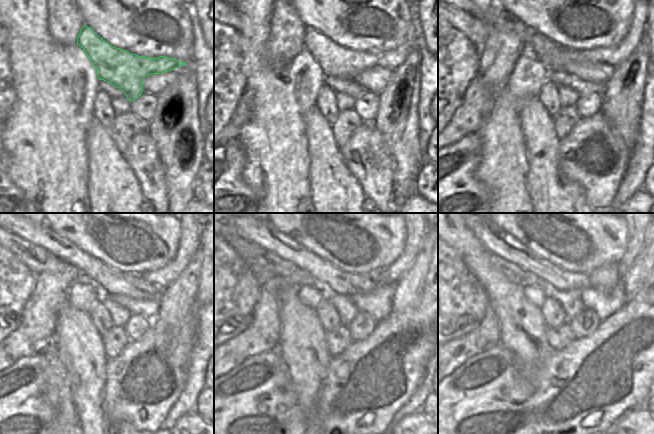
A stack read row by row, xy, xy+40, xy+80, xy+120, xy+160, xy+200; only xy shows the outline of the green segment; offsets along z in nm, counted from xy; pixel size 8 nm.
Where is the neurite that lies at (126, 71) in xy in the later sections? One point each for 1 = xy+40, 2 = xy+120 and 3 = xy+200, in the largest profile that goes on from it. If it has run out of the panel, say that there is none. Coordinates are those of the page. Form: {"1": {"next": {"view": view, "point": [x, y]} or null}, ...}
{"1": {"next": {"view": "xy+40", "point": [334, 60]}}, "2": {"next": {"view": "xy+120", "point": [190, 233]}}, "3": {"next": {"view": "xy+200", "point": [636, 233]}}}

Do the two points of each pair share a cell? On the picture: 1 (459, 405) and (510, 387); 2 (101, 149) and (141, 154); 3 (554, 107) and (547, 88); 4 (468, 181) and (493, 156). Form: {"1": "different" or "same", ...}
{"1": "same", "2": "different", "3": "same", "4": "different"}

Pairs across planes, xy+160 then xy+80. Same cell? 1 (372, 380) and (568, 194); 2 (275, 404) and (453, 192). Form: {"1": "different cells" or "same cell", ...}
{"1": "different cells", "2": "same cell"}

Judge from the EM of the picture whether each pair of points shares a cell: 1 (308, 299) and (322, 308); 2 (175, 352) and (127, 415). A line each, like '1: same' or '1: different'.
1: different
2: same

